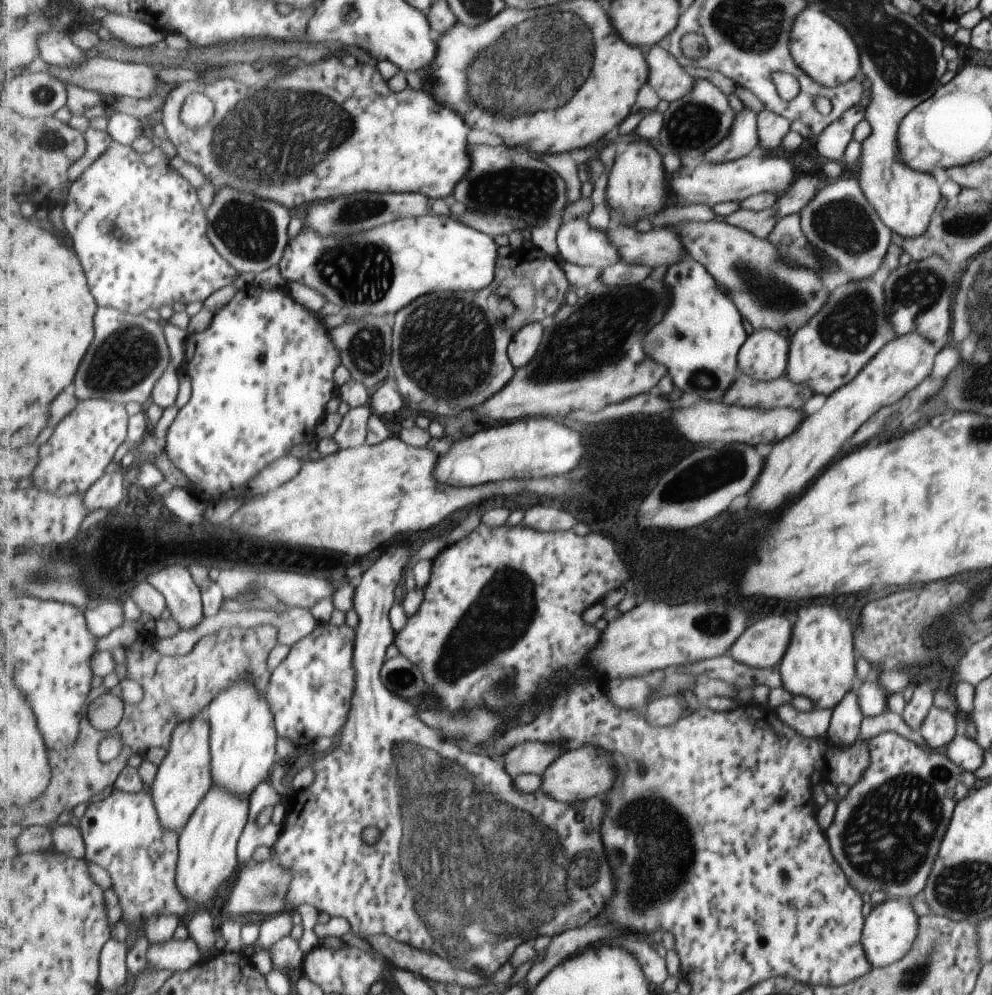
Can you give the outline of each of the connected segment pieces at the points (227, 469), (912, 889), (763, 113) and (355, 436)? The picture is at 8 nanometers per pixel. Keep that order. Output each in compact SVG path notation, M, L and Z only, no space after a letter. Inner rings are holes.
M249 283L245 289L240 290L226 307L221 308L214 314L211 326L205 332L190 334L186 342L186 370L191 380L191 396L187 404L182 407L171 426L168 428L165 444L165 453L170 462L185 474L188 487L197 496L203 496L205 500L211 498L211 502L218 502L223 497L221 494L239 494L247 488L254 476L257 476L267 464L275 462L277 458L289 454L289 450L297 444L303 444L305 440L310 442L315 439L315 430L323 422L326 416L327 404L331 398L338 396L338 386L333 380L335 370L342 363L342 352L331 338L327 328L319 322L319 318L297 304L289 294L281 289L265 290L258 284Z
M891 731L871 737L866 747L870 763L864 775L835 802L832 823L823 832L831 856L851 888L863 894L881 890L887 898L912 899L925 886L949 816L953 816L955 806L973 788L975 778L971 772L961 770L949 758L939 754L939 750L918 747Z
M765 108L762 109L756 114L757 148L767 152L780 148L783 137L788 133L789 124L786 118Z
M370 405L350 409L333 434L340 449L363 446L369 434L368 422L373 414Z

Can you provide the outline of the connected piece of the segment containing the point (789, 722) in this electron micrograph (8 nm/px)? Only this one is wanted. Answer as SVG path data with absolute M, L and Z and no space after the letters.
M790 703L772 709L781 723L803 738L824 737L831 717L831 709L819 708L810 712L797 712Z

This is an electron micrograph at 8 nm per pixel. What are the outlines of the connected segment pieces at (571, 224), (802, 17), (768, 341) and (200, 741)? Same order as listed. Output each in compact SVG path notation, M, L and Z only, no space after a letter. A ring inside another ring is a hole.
M585 217L563 222L558 232L559 259L582 267L607 270L621 263L607 232L594 230Z
M803 7L790 28L789 51L794 63L823 87L836 87L854 78L861 68L861 58L850 33L836 20L815 7Z
M769 329L753 331L737 354L737 372L758 381L778 379L786 370L789 342Z
M201 712L174 728L169 750L158 766L155 782L150 788L160 821L167 830L180 833L206 798L214 783L211 761L210 720L205 712Z

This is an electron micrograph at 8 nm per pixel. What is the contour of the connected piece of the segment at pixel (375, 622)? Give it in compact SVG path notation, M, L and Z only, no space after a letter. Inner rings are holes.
M405 540L401 544L395 543L395 546L391 546L361 574L354 596L354 610L359 616L359 623L356 628L354 656L356 686L351 712L339 736L338 748L336 747L324 758L312 764L316 770L315 782L309 788L295 790L294 794L288 798L285 826L279 828L282 835L273 849L281 864L294 872L294 879L287 895L291 908L310 904L319 912L327 913L331 918L346 918L351 923L352 933L361 939L369 938L373 934L386 934L414 949L448 959L454 967L476 972L485 979L493 979L496 972L508 960L511 960L521 943L533 941L537 936L544 934L553 939L566 930L585 926L590 920L601 916L610 906L610 902L616 895L616 876L611 870L610 858L607 856L605 841L602 839L602 824L608 811L608 804L604 796L573 804L563 803L551 798L544 788L534 793L522 793L514 785L514 778L507 772L499 758L490 757L487 752L466 750L463 746L449 740L441 740L441 732L427 726L419 718L417 708L411 702L403 700L403 697L399 698L388 688L382 679L382 668L387 660L385 652L391 644L394 644L397 633L390 621L390 610L397 600L395 598L397 584L402 583L407 564L413 558L411 548L404 542ZM367 826L375 826L380 830L379 839L371 846L365 844L361 838Z

